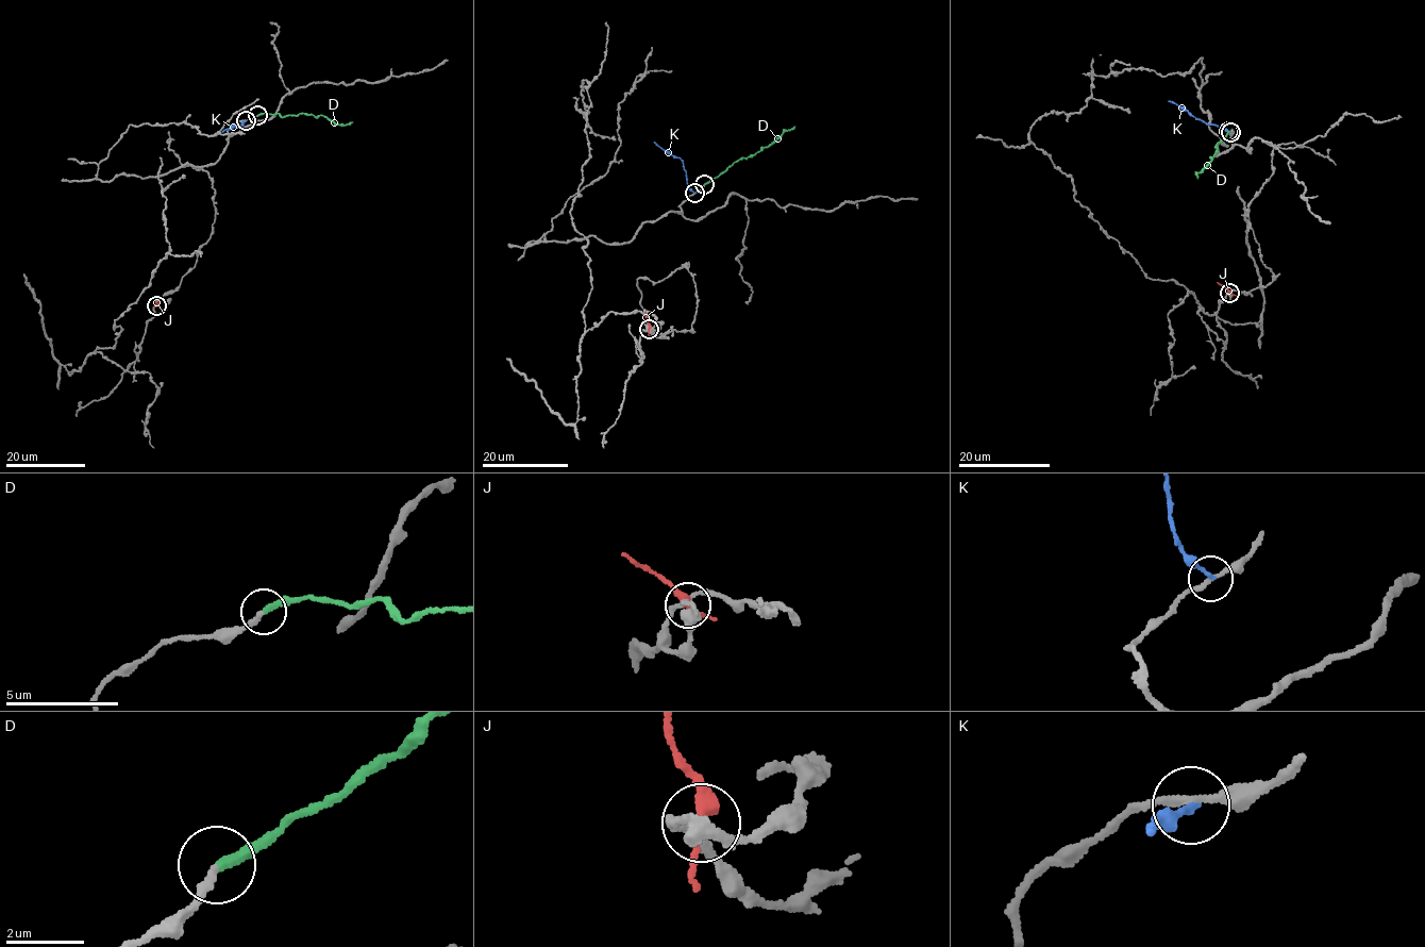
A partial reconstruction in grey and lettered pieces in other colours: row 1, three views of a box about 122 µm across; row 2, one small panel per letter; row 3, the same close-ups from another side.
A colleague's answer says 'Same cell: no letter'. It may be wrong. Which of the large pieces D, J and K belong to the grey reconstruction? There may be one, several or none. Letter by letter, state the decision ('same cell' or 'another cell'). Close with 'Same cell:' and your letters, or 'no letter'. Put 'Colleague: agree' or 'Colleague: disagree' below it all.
D: same cell
J: another cell
K: another cell
Same cell: D
Colleague: disagree

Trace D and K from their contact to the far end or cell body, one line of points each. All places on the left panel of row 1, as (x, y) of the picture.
D: (257, 116), (306, 113), (321, 115), (339, 125), (352, 122)
K: (246, 121), (241, 122), (244, 126), (221, 132)

